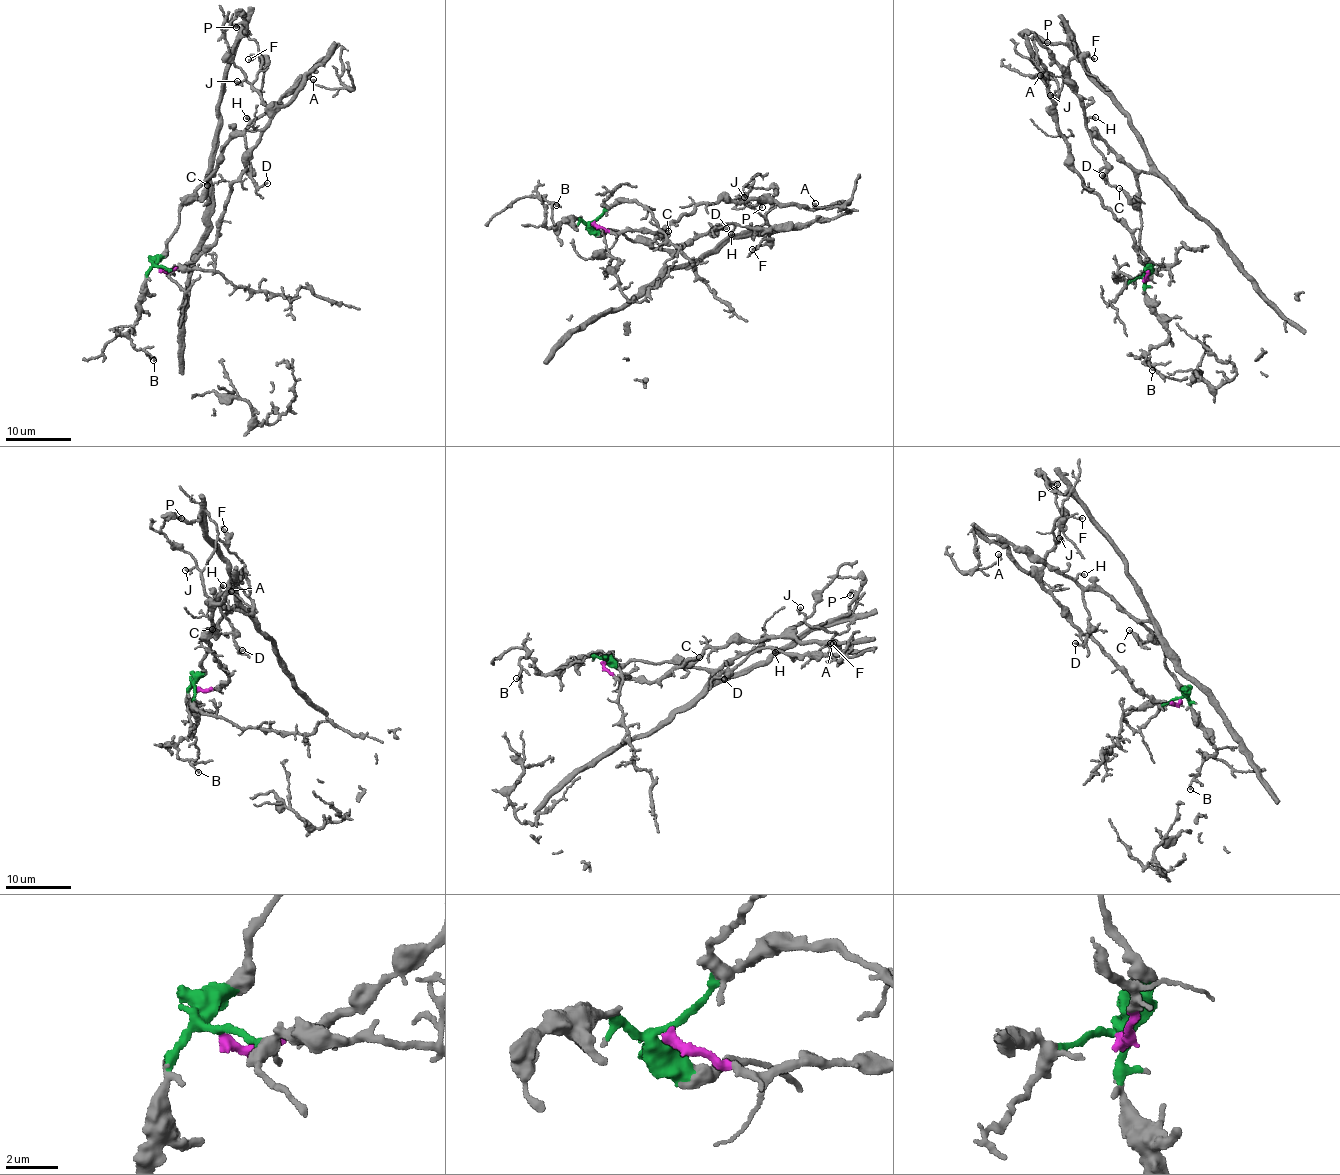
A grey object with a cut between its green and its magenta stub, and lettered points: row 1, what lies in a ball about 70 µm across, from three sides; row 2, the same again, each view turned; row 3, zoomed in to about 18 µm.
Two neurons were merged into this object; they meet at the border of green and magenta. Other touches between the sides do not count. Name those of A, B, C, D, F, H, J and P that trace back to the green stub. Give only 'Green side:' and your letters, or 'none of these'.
Green side: A, B, C, D, H, P

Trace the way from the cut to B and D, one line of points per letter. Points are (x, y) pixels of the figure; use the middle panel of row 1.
B: (594, 223), (588, 224), (572, 216), (549, 228), (542, 196), (557, 205)
D: (594, 223), (603, 232), (620, 231), (626, 239), (677, 250), (721, 223), (717, 231), (712, 229), (727, 228)

